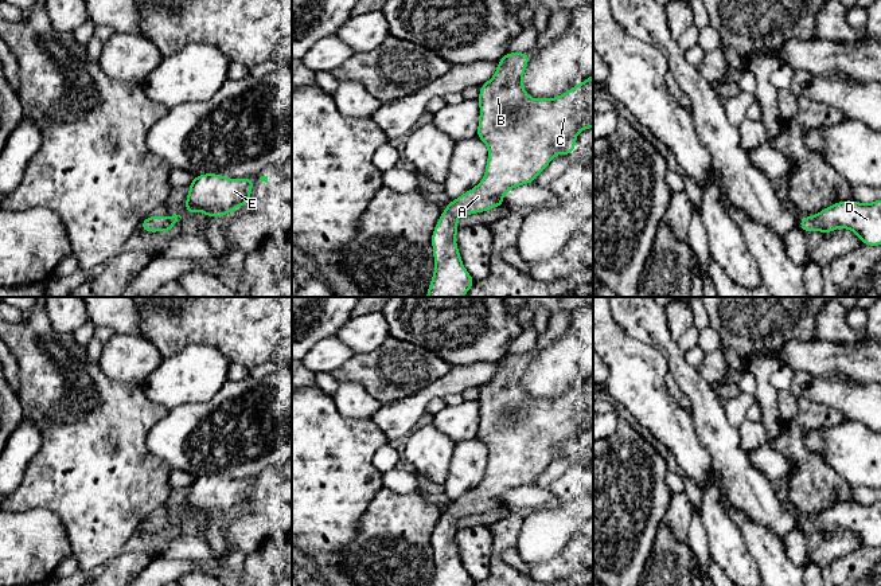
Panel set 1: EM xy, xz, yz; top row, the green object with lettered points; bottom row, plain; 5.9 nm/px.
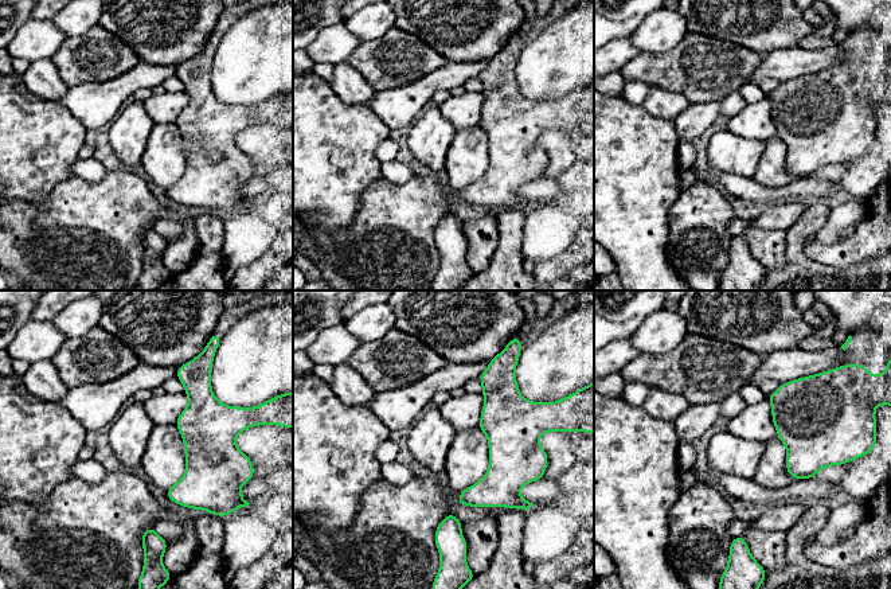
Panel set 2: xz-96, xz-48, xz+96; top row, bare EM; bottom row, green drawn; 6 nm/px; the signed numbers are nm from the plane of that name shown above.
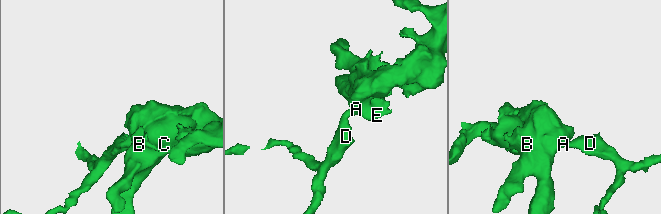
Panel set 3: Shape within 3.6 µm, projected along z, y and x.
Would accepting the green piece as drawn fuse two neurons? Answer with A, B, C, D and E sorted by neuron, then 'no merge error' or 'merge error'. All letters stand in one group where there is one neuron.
A B C D E; no merge error

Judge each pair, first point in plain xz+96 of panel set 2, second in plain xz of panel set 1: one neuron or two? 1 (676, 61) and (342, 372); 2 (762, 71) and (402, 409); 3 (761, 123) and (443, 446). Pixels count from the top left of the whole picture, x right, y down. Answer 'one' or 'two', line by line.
1: one
2: one
3: two

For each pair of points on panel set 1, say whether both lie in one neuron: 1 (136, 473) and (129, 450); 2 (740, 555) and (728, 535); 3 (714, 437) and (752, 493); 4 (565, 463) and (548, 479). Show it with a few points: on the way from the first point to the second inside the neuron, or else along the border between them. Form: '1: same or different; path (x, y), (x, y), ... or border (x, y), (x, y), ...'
1: same; path (131, 468), (129, 456)
2: same; path (735, 550), (728, 540)
3: same; path (725, 450), (740, 480)
4: same; path (561, 465), (552, 475)

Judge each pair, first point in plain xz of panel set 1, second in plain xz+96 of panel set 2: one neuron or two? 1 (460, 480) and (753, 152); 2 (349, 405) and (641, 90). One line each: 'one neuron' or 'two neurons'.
1: two neurons
2: two neurons

